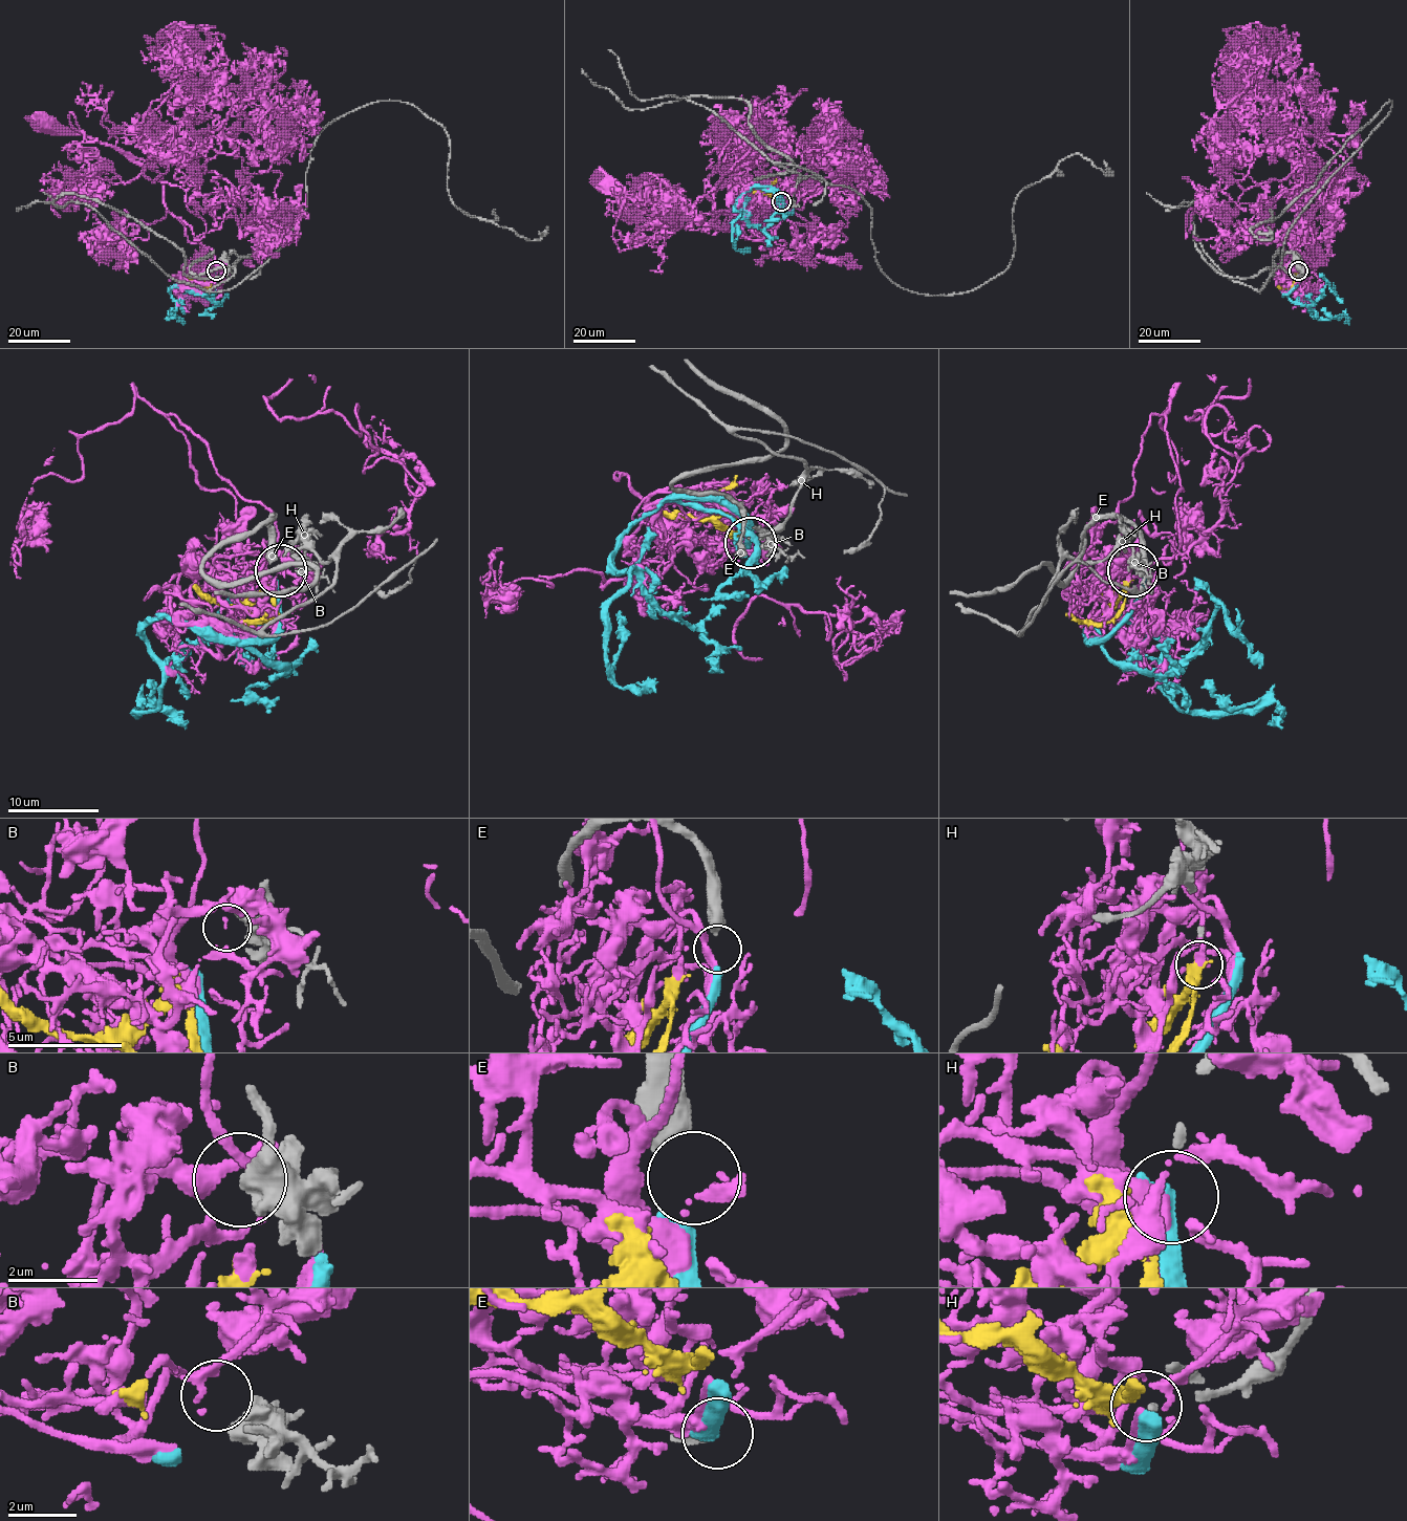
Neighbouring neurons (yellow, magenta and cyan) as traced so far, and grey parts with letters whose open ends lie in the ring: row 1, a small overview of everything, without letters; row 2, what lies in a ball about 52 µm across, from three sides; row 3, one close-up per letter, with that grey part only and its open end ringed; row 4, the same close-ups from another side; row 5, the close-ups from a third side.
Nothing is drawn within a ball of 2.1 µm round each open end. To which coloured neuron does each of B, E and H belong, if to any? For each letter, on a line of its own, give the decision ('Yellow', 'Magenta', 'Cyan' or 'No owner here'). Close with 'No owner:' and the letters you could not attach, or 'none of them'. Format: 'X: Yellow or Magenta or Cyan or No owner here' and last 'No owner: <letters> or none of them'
B: Magenta
E: Cyan
H: Yellow
No owner: none of them

